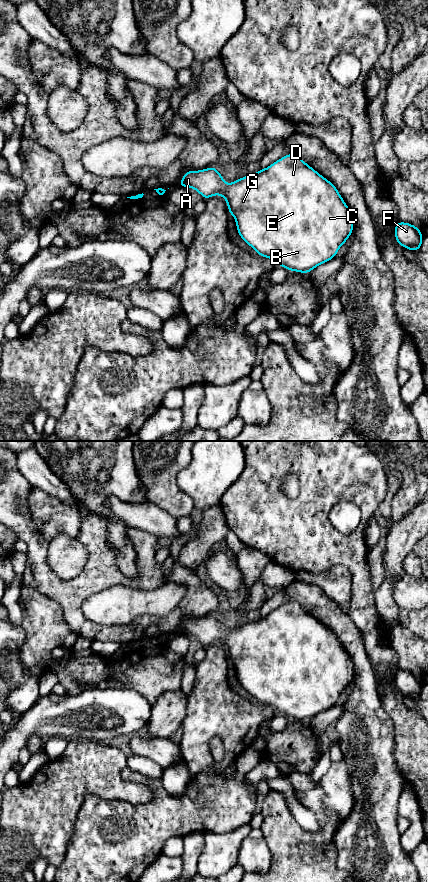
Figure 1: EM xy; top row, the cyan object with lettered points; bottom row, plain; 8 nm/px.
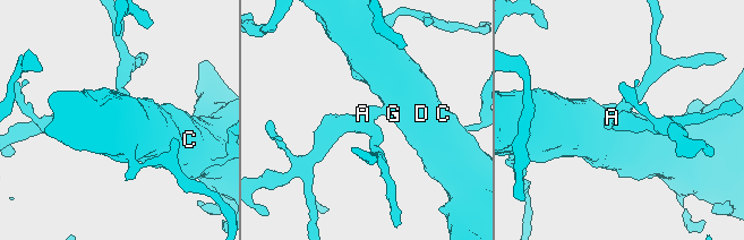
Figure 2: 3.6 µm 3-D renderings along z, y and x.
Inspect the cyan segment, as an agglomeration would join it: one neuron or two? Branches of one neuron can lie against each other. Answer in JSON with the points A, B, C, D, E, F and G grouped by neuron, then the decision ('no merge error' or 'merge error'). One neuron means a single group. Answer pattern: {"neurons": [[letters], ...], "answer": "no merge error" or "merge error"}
{"neurons": [["A", "B", "C", "D", "E", "F", "G"]], "answer": "no merge error"}

